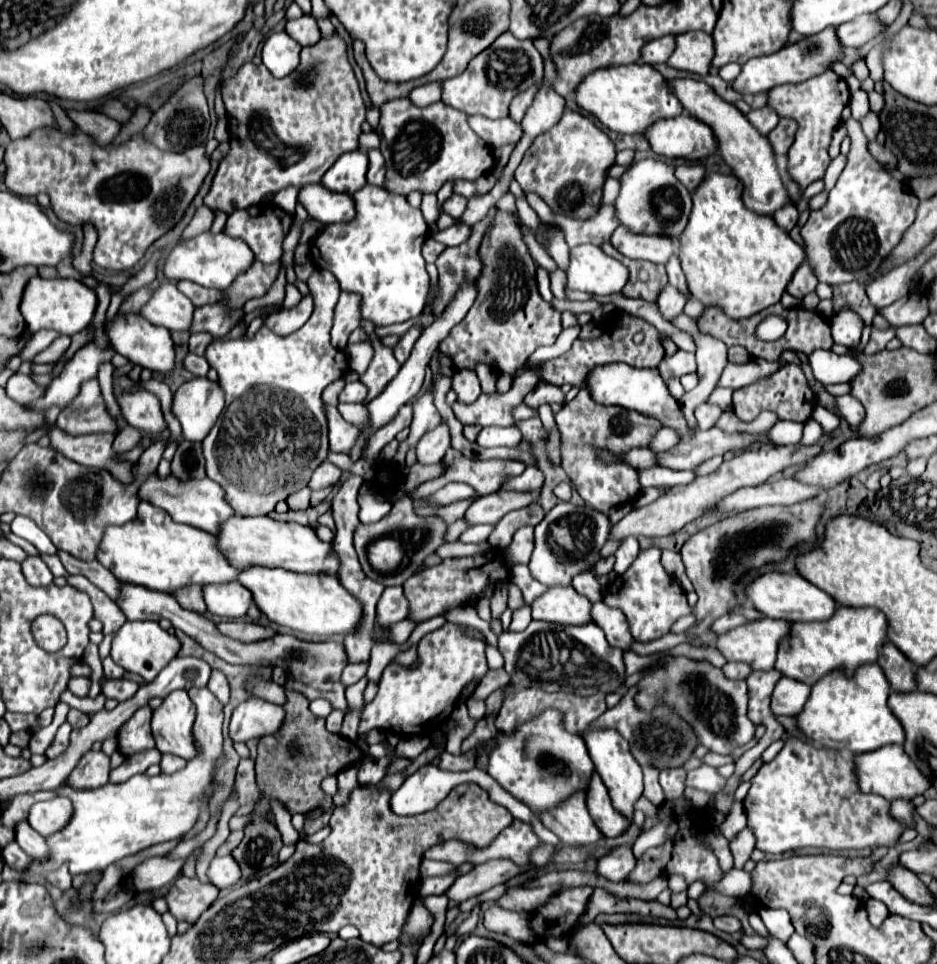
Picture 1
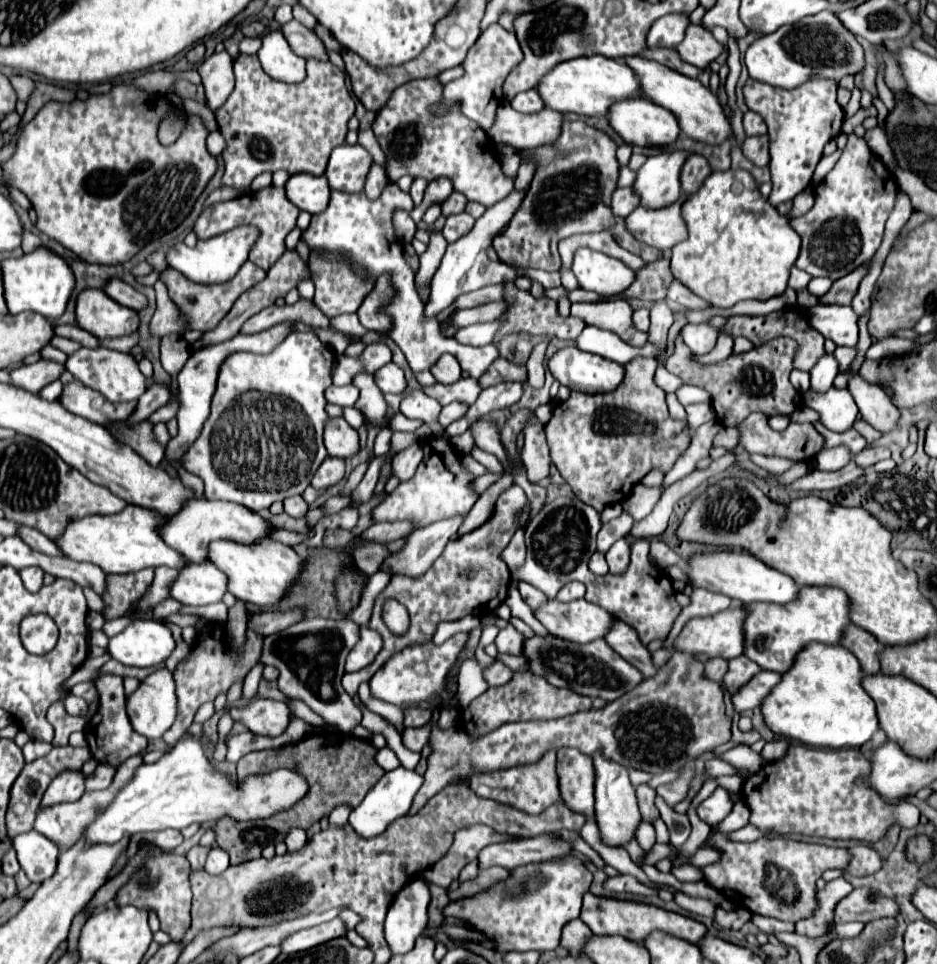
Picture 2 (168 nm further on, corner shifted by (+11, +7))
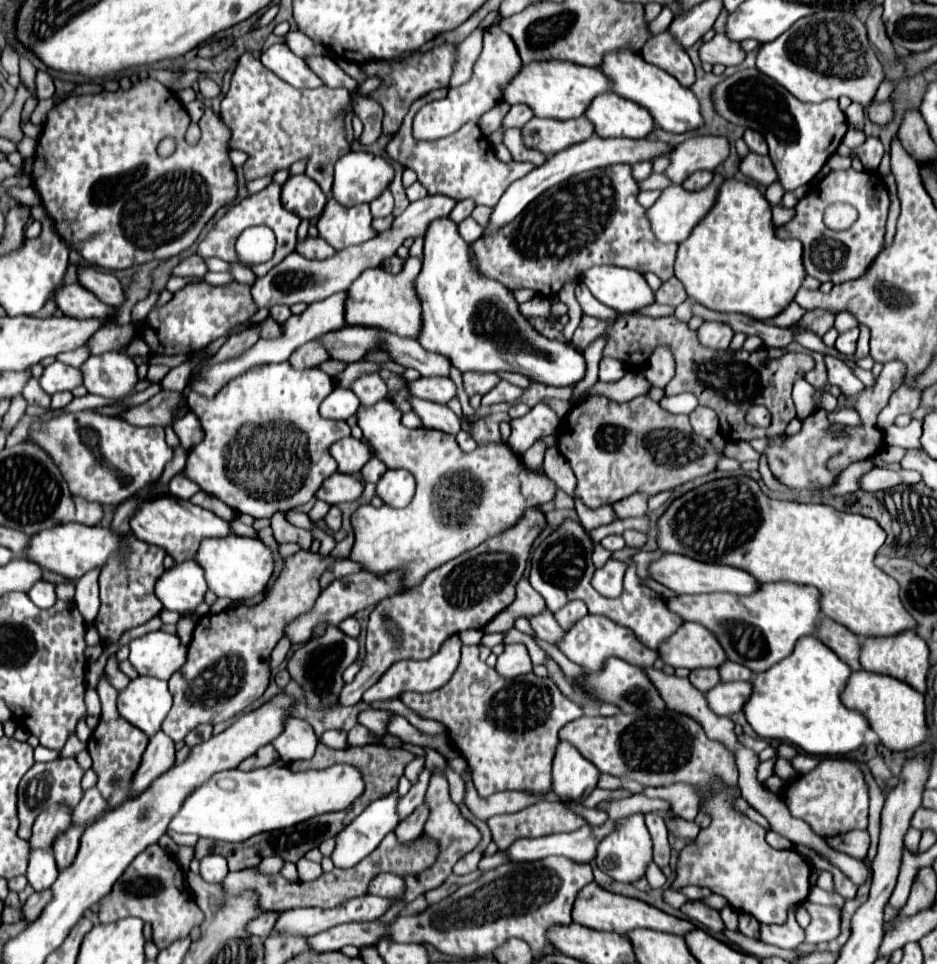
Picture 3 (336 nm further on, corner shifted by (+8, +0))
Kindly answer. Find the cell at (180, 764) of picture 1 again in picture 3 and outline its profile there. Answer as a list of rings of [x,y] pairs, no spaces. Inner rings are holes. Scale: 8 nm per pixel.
[[[301,550],[285,558],[285,570],[261,604],[201,616],[189,644],[187,662],[169,680],[173,708],[167,714],[167,720],[163,720],[163,732],[173,742],[183,740],[199,724],[225,722],[261,698],[269,686],[269,656],[283,638],[287,620],[293,620],[293,616],[307,612],[307,608],[315,604],[321,592],[319,578],[337,560],[339,558],[333,554],[321,556]]]

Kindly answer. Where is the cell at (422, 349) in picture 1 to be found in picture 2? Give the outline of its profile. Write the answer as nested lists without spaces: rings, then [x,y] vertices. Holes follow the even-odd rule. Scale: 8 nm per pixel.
[[[514,189],[508,197],[504,197],[504,201],[498,201],[496,205],[488,207],[484,211],[484,215],[480,219],[476,219],[470,233],[466,233],[464,237],[460,237],[460,241],[450,243],[446,247],[442,263],[432,277],[432,295],[430,295],[430,303],[426,305],[426,317],[436,317],[440,311],[450,307],[454,303],[454,299],[462,293],[470,293],[470,291],[476,291],[476,289],[486,287],[486,285],[518,279],[518,273],[512,267],[508,267],[500,261],[488,259],[486,249],[492,245],[492,239],[496,237],[496,233],[500,233],[510,223],[512,213],[520,207],[520,201],[524,199],[524,195],[526,195],[526,191]]]

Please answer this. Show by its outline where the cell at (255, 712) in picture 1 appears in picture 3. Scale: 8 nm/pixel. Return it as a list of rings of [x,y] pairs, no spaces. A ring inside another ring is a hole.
[[[287,716],[283,726],[283,732],[271,742],[281,760],[287,764],[295,760],[309,760],[317,748],[317,736],[313,728],[295,716]]]

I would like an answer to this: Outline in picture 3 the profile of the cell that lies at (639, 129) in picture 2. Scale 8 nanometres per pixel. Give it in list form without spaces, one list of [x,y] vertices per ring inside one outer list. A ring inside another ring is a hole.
[[[617,94],[599,96],[585,116],[593,122],[595,134],[601,138],[641,140],[657,128],[647,108],[639,108],[639,104],[629,102]]]

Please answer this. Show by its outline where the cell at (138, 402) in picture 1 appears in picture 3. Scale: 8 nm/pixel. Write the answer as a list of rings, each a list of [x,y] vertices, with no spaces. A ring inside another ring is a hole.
[[[105,352],[101,356],[89,356],[79,368],[83,374],[83,386],[89,394],[121,400],[135,390],[137,366],[133,360],[119,352]]]

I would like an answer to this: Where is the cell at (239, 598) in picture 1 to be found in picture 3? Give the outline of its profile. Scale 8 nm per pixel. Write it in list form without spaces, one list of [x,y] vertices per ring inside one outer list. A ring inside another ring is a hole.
[[[195,560],[175,564],[171,570],[165,570],[155,586],[159,600],[167,610],[175,610],[193,622],[199,620],[197,608],[205,602],[207,580],[203,568]]]

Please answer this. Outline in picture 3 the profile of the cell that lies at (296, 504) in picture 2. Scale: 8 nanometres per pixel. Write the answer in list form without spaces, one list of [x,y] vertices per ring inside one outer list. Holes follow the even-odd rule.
[[[277,512],[271,518],[271,528],[273,528],[273,534],[275,534],[279,544],[283,544],[283,542],[297,542],[297,544],[301,544],[303,550],[309,550],[311,540],[313,540],[311,534],[307,530],[303,530],[303,528],[293,526],[287,520],[287,512]]]

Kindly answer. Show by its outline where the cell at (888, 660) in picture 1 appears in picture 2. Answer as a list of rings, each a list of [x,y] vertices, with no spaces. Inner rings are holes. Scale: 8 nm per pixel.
[[[848,625],[848,633],[844,633],[844,641],[840,641],[840,645],[844,645],[850,653],[856,655],[864,675],[872,675],[880,671],[878,651],[882,651],[884,645],[876,641],[876,637],[870,635],[868,631],[856,625]]]

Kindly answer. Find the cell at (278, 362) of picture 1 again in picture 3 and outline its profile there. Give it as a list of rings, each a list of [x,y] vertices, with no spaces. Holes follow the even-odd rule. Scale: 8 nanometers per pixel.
[[[281,362],[265,364],[233,378],[211,400],[189,396],[189,408],[197,414],[205,438],[201,444],[191,448],[183,476],[193,480],[203,492],[231,506],[235,512],[253,518],[271,518],[279,510],[291,510],[309,502],[323,480],[337,472],[337,464],[327,452],[329,446],[351,434],[347,422],[327,420],[319,414],[321,400],[329,396],[333,388],[333,378],[319,366],[295,370],[291,362]]]

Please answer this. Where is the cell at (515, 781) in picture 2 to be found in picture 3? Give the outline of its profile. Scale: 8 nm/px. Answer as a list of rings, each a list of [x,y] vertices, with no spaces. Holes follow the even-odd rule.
[[[463,646],[461,664],[447,686],[431,694],[409,692],[407,696],[403,696],[403,702],[423,718],[439,720],[449,728],[453,744],[467,758],[473,784],[481,798],[489,798],[491,794],[501,790],[517,790],[529,794],[551,792],[551,766],[559,744],[557,732],[567,722],[583,716],[583,708],[573,700],[569,700],[567,696],[563,696],[557,684],[549,678],[539,678],[531,672],[511,680],[497,676],[493,668],[489,668],[485,662],[479,660],[479,646]]]

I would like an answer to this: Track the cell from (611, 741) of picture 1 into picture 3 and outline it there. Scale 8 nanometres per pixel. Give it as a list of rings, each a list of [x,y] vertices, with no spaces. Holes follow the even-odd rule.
[[[629,814],[615,820],[615,830],[607,834],[597,846],[597,866],[619,882],[635,882],[645,874],[647,864],[651,862],[651,836],[643,822],[643,814]]]

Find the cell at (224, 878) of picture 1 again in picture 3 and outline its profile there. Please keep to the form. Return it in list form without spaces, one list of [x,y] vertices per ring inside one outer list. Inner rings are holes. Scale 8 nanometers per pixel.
[[[215,854],[215,856],[205,856],[201,860],[201,876],[205,882],[213,882],[213,884],[221,884],[227,876],[227,860],[223,860],[223,856]]]

